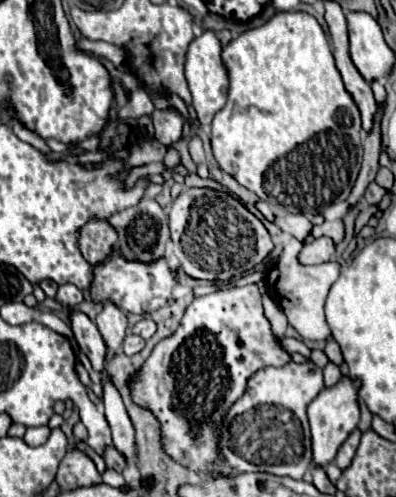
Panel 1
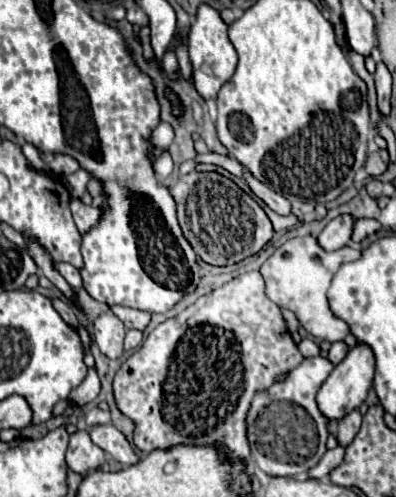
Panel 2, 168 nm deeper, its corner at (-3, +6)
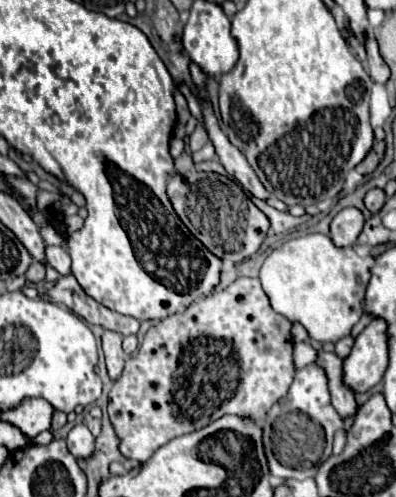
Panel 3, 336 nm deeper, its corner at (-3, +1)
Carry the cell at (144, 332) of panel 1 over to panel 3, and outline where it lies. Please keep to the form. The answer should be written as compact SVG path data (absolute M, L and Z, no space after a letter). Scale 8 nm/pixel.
M73 275L59 277L59 281L45 295L45 299L69 307L79 317L83 317L87 323L101 325L101 327L111 329L111 331L117 331L121 335L131 335L131 333L137 333L139 331L139 321L137 319L127 317L127 315L121 315L117 311L111 311L111 309L103 307L101 303L97 303L95 299L91 299L81 289L81 285L77 283L77 279Z

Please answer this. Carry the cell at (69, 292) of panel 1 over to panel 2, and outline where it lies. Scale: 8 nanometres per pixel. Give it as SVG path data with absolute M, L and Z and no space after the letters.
M59 262L59 264L57 264L57 270L61 272L61 276L63 276L73 288L81 288L81 276L79 276L79 270L77 270L73 264Z

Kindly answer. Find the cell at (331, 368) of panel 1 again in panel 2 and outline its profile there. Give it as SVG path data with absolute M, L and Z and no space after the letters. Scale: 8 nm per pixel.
M333 342L333 346L331 346L327 358L329 358L333 364L339 364L339 362L347 356L347 352L349 352L349 348L347 348L345 342Z

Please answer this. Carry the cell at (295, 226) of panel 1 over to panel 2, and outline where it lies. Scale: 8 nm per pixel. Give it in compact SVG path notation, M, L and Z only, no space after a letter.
M243 168L243 178L245 178L247 186L253 190L253 194L259 196L271 210L275 210L277 214L291 214L289 202L287 202L281 194L277 194L275 190L271 190L271 188L265 186L263 182L259 182L247 168Z

